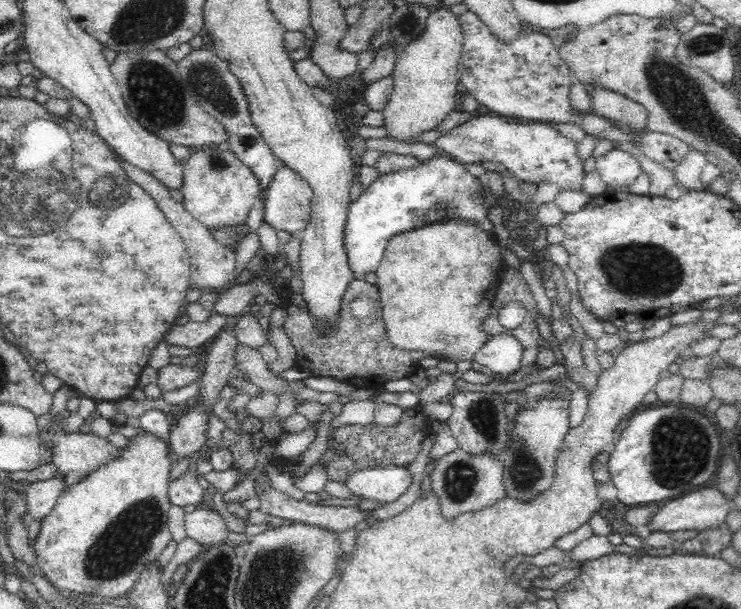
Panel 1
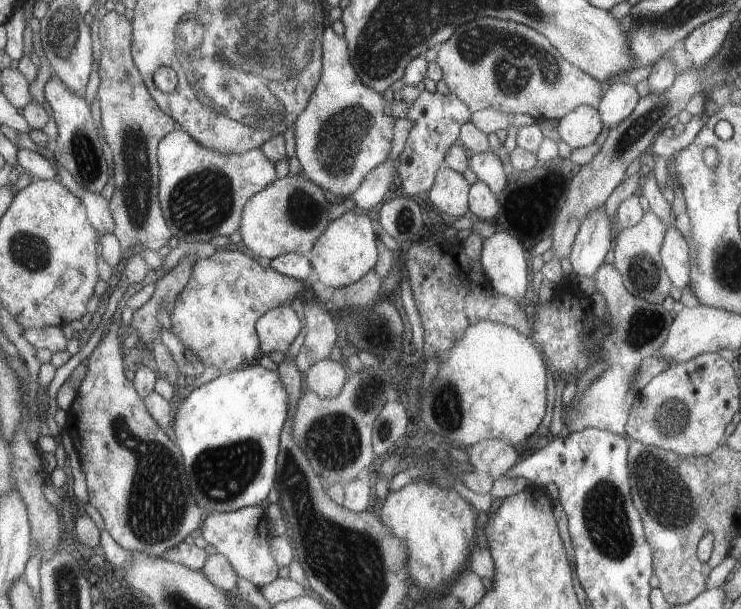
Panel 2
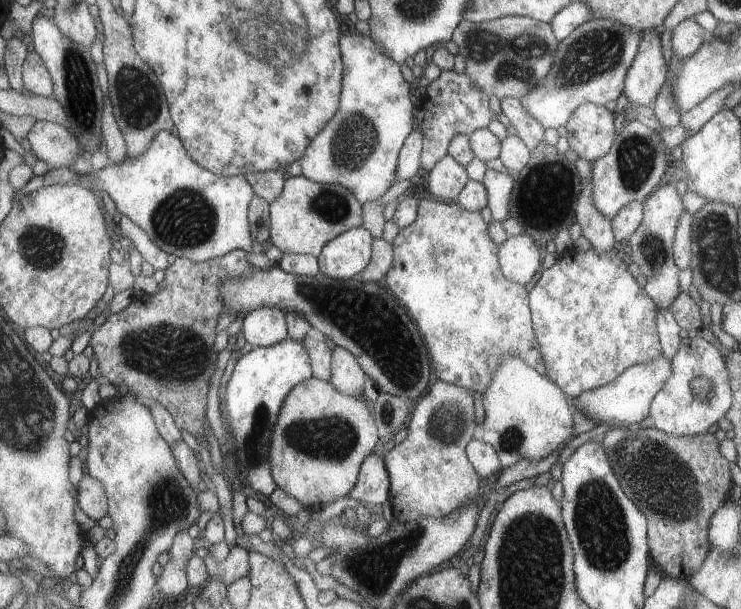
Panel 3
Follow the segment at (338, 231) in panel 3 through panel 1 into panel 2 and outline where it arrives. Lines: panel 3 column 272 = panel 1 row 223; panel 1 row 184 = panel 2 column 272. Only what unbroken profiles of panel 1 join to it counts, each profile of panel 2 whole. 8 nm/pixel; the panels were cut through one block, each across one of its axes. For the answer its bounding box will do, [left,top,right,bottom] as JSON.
[237,173,329,258]

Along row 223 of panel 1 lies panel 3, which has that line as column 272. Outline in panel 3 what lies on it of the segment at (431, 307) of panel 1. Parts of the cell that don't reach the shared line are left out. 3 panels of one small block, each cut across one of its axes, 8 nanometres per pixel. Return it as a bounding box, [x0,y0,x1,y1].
[270,376,378,512]

